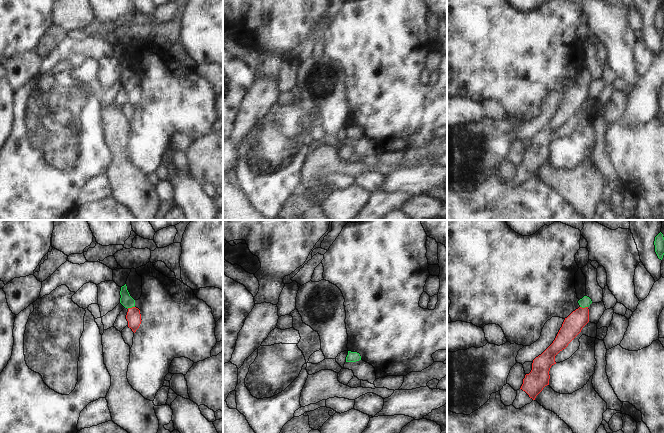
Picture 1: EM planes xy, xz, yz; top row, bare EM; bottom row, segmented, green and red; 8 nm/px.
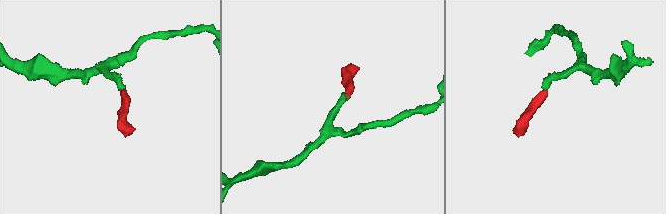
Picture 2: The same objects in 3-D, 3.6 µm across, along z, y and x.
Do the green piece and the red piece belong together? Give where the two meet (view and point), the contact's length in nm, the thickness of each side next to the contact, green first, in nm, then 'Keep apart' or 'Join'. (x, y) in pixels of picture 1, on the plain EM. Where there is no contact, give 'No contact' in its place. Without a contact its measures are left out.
Touches green at yz (584, 83). Shared border 60 nm. Thickness 80 nm (green) against 160 nm. Join

